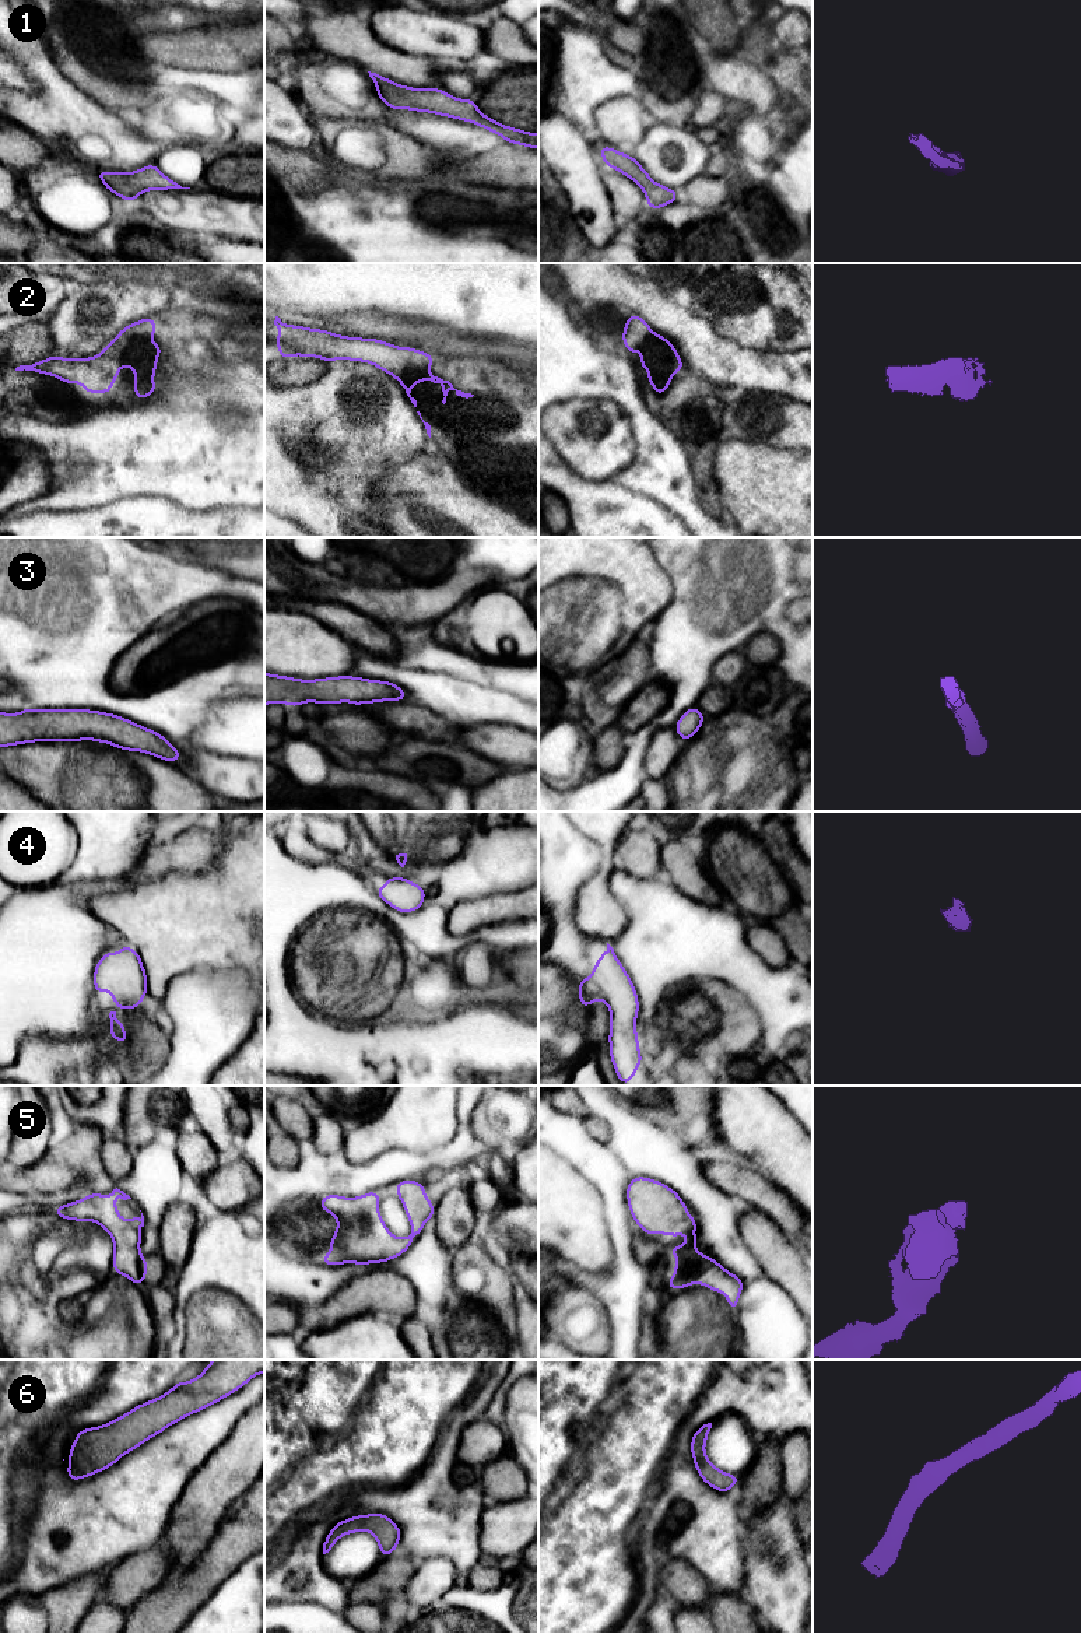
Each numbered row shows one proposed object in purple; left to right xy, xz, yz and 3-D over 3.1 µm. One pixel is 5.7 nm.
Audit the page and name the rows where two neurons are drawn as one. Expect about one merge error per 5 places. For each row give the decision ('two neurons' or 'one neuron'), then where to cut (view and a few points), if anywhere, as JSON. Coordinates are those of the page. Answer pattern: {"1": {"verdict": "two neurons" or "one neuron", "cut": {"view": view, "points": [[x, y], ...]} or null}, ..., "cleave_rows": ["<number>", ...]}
{"1": {"verdict": "one neuron", "cut": null}, "2": {"verdict": "one neuron", "cut": null}, "3": {"verdict": "one neuron", "cut": null}, "4": {"verdict": "one neuron", "cut": null}, "5": {"verdict": "one neuron", "cut": null}, "6": {"verdict": "one neuron", "cut": null}, "cleave_rows": []}

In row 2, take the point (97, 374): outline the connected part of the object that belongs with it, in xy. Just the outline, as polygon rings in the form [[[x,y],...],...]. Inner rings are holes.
[[[144,318],[126,327],[98,355],[90,358],[49,358],[20,365],[15,371],[32,371],[57,378],[67,385],[81,383],[85,393],[110,393],[122,367],[134,371],[134,397],[144,399],[155,393],[154,375],[158,355],[164,347],[151,337],[157,333],[157,320]]]

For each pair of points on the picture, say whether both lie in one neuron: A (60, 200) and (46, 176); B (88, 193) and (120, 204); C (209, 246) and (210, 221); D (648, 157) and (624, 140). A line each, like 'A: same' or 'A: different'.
A: same
B: same
C: different
D: different

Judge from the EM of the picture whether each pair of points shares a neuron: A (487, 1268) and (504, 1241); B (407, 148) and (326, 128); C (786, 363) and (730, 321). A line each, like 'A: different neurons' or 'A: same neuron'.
A: different neurons
B: same neuron
C: different neurons

